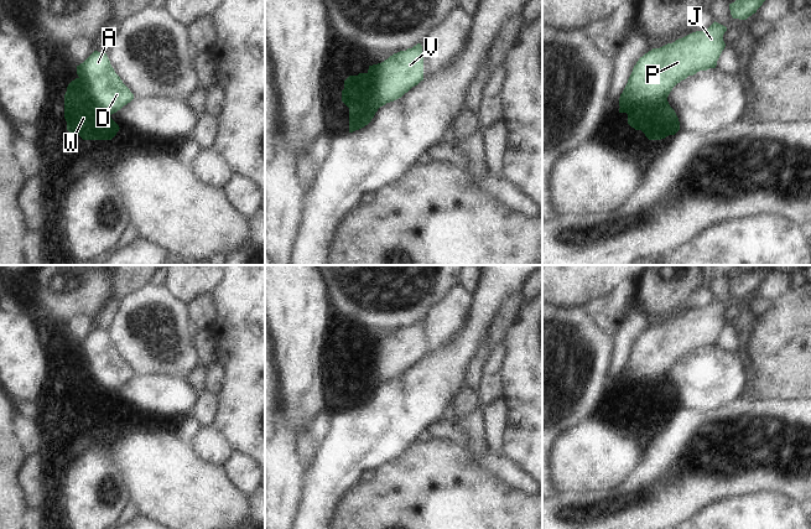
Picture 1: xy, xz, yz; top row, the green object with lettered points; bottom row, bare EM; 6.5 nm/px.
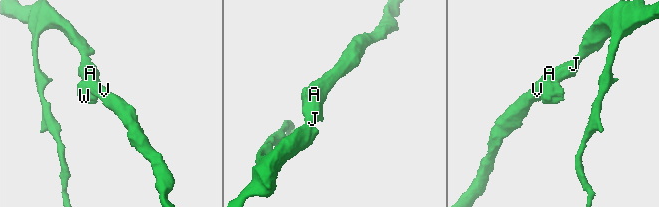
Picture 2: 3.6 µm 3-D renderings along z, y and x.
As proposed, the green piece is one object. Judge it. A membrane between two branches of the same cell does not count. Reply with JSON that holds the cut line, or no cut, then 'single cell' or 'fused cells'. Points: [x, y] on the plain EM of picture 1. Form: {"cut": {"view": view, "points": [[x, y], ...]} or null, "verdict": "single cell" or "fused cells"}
{"cut": {"view": "xy", "points": [[79, 354], [92, 377], [109, 393]]}, "verdict": "fused cells"}

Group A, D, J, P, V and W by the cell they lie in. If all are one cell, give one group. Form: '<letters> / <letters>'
A D J P V / W

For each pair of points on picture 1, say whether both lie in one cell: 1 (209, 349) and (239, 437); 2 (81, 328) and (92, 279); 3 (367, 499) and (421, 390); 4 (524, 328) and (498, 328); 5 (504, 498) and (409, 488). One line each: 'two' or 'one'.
1: two
2: two
3: two
4: two
5: one

